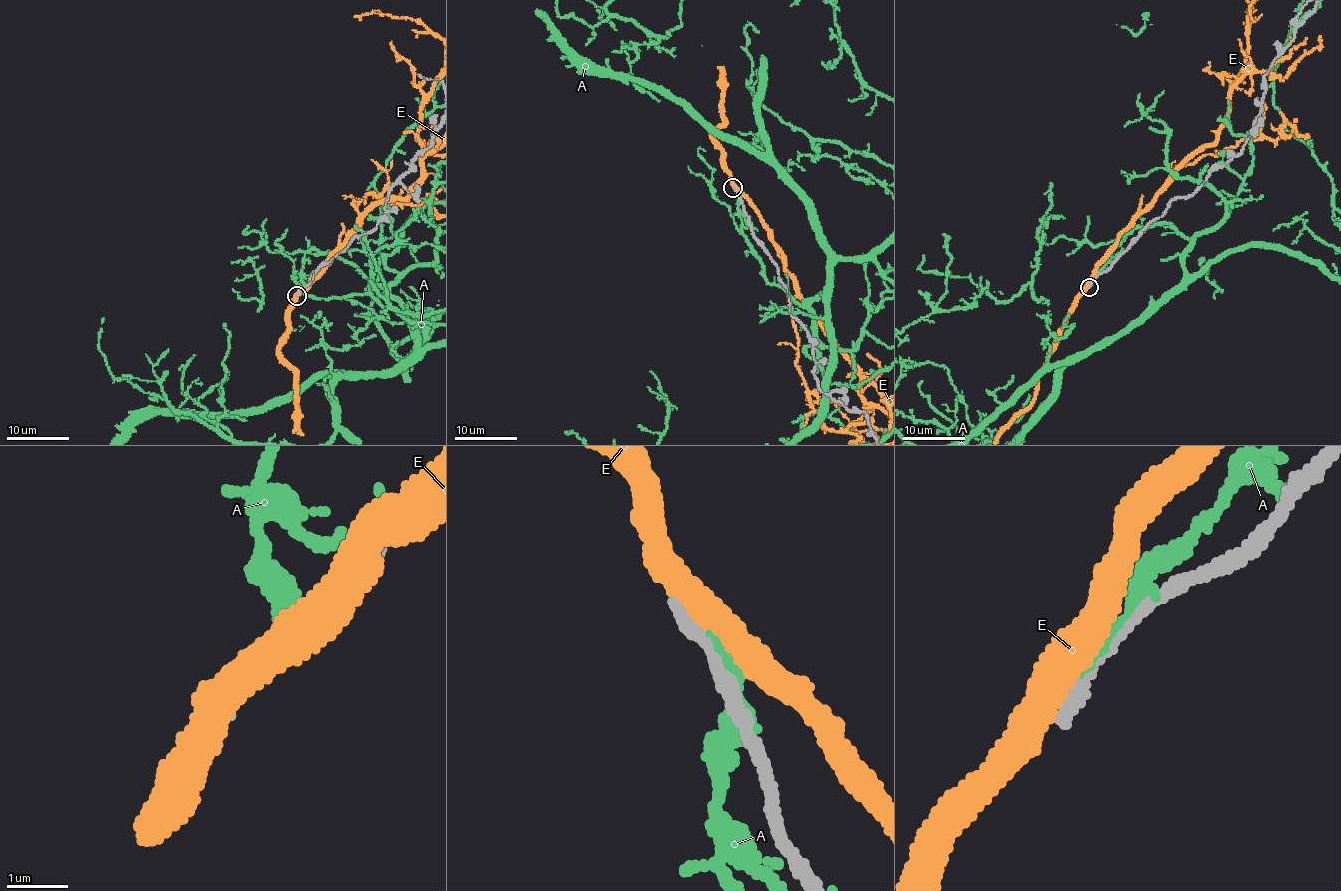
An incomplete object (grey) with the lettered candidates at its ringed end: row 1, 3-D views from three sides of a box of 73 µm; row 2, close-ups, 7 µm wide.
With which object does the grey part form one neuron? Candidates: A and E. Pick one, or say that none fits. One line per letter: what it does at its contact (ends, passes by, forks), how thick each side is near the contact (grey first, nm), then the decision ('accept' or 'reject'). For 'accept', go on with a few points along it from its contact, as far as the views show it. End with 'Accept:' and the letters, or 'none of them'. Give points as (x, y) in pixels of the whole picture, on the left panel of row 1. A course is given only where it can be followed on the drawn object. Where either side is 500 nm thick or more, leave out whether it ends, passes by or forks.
A: it ends | 240/340 nm | reject
E: it passes by | 320/480 nm | reject
Accept: none of them

